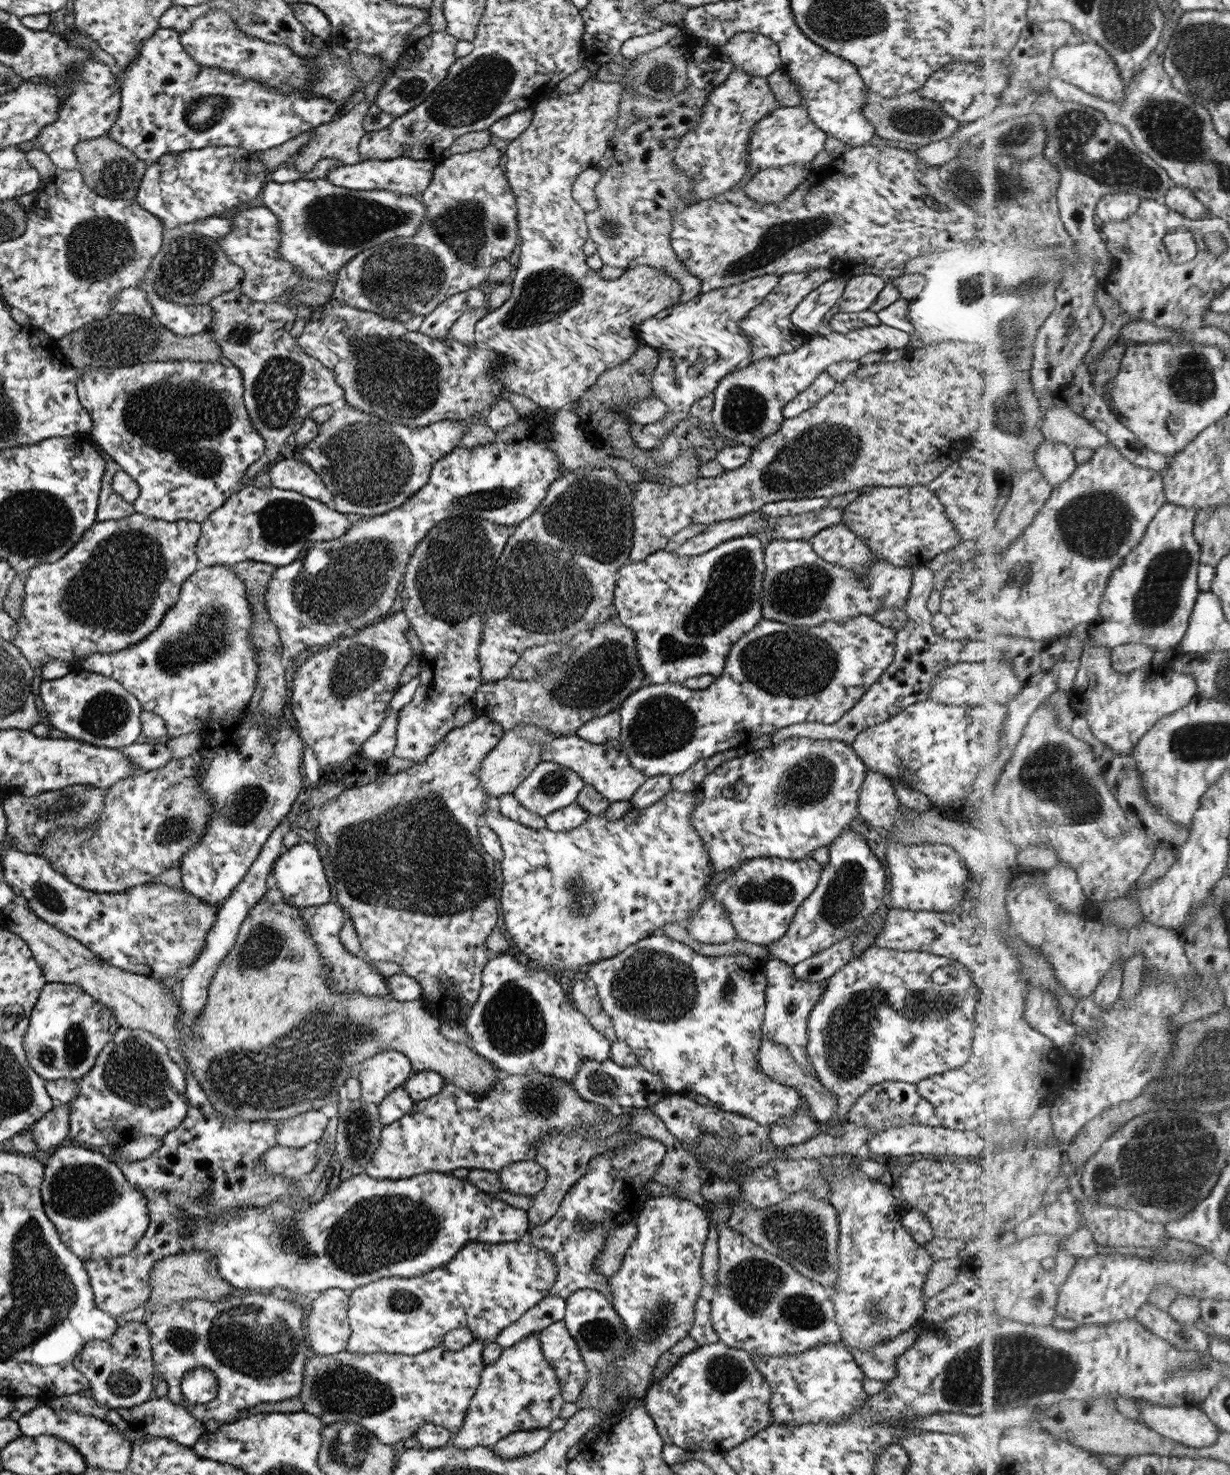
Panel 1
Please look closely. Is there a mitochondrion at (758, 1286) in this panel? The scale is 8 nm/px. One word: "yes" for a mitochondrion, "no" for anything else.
yes

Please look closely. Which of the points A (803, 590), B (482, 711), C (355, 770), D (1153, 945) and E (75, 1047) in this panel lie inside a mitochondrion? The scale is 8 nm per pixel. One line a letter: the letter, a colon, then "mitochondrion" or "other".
A: mitochondrion
B: other
C: other
D: other
E: mitochondrion

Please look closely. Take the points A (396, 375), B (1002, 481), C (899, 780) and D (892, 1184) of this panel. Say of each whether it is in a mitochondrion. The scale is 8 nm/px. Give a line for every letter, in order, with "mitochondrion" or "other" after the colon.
A: mitochondrion
B: other
C: other
D: other

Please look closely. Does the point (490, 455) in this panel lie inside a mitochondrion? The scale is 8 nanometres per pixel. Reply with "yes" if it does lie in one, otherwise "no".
no

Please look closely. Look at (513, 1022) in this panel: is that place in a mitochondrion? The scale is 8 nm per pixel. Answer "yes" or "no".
yes

